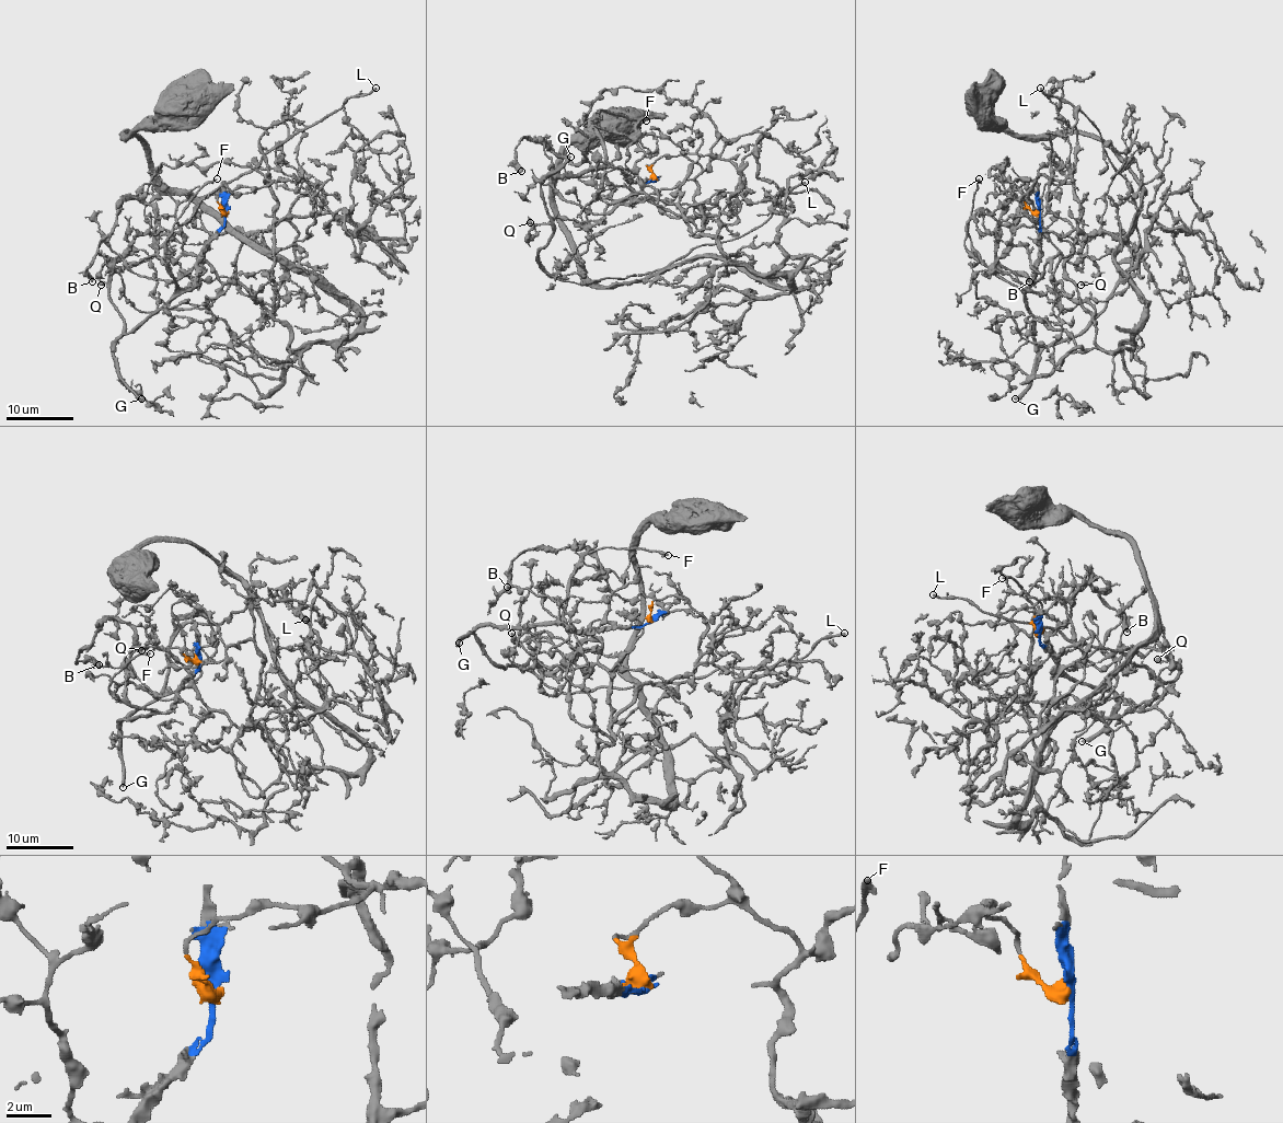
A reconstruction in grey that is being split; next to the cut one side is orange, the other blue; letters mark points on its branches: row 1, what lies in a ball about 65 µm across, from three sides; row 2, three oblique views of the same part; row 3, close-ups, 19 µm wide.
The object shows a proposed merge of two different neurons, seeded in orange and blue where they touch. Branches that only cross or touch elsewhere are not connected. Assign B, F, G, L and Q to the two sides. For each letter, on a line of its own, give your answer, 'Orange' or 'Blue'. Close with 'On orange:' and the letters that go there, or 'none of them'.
B: Blue
F: Blue
G: Blue
L: Blue
Q: Orange
On orange: Q

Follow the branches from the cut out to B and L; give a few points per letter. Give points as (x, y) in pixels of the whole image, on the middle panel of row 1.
B: (655, 182), (631, 182), (597, 136), (580, 163), (524, 137), (516, 146), (521, 171)
L: (655, 182), (605, 166), (546, 174), (553, 235), (538, 263), (587, 285), (636, 276), (761, 226), (805, 182)

